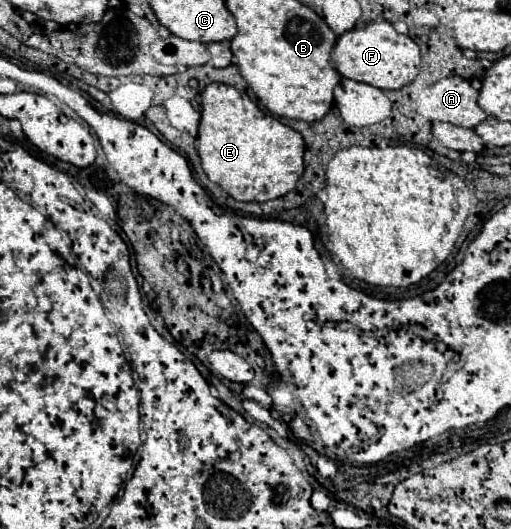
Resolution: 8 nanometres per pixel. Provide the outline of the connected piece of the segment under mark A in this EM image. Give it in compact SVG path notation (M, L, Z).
M446 77L424 89L416 99L418 113L428 121L446 121L474 129L488 115L478 107L478 91L464 77Z

